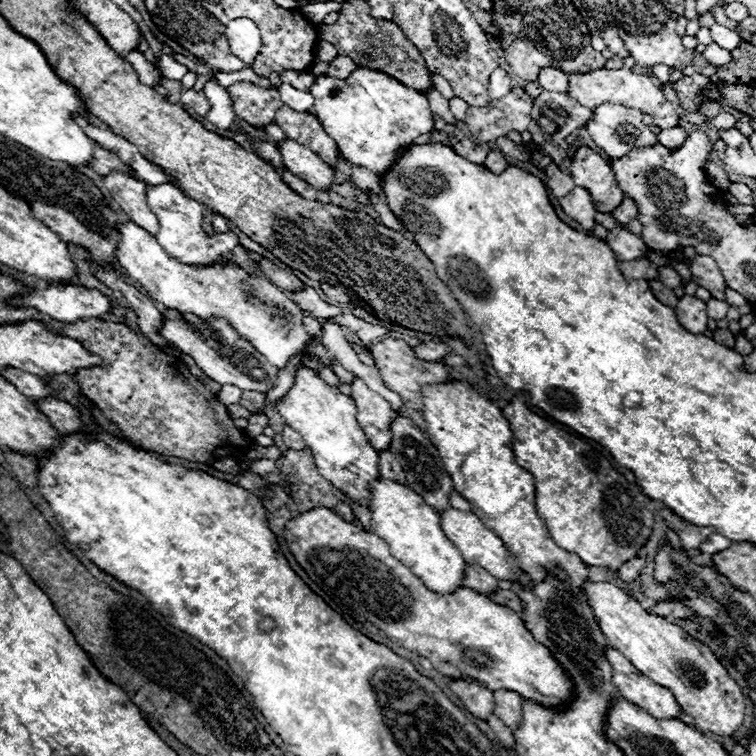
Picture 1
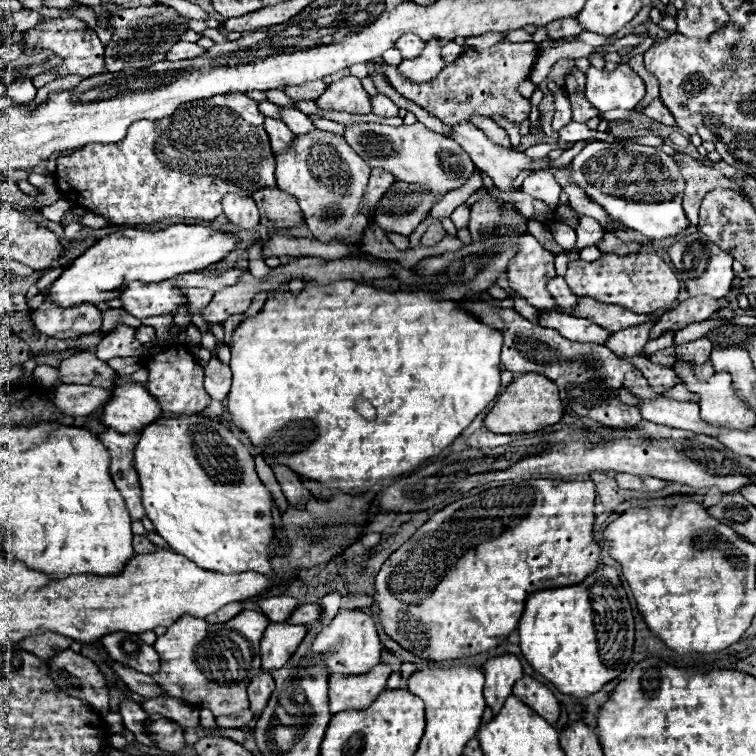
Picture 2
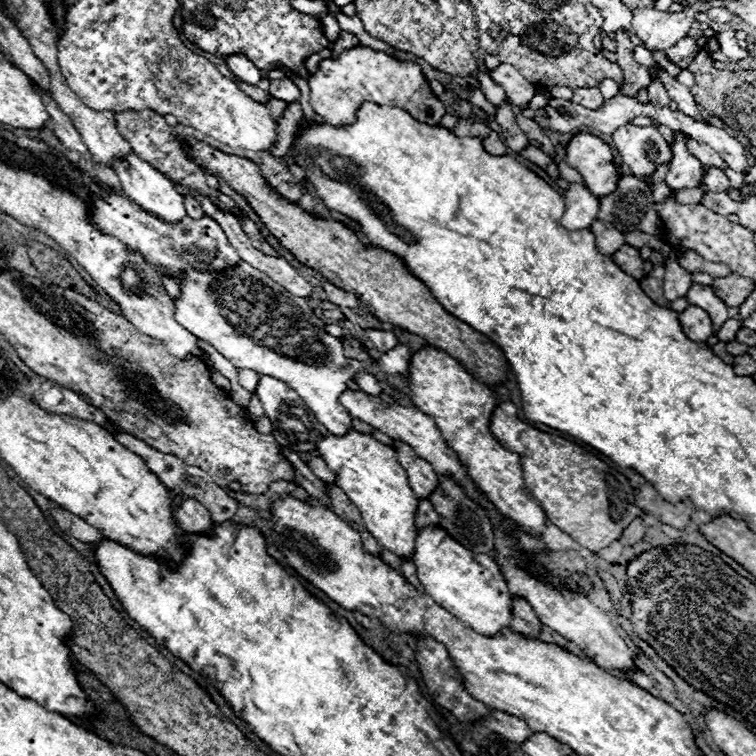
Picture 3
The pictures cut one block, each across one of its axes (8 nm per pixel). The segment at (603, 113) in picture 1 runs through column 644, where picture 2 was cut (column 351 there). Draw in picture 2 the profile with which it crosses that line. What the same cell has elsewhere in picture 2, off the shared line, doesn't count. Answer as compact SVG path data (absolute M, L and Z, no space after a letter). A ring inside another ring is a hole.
M420 122L402 124L398 128L386 124L352 124L346 126L344 138L368 162L370 168L384 168L408 184L424 184L424 188L436 196L436 202L442 200L444 194L464 186L476 172L472 158L460 148L460 144L444 134L428 130Z

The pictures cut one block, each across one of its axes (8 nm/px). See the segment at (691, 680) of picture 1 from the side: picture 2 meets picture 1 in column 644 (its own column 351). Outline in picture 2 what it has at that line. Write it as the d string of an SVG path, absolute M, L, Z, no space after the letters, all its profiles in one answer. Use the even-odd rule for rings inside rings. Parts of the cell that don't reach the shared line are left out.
M342 610L336 614L336 618L322 628L316 638L310 644L312 654L318 654L320 658L312 658L314 662L322 662L330 674L344 674L344 676L360 676L368 674L370 668L374 668L380 662L382 642L376 632L374 618L362 610Z

